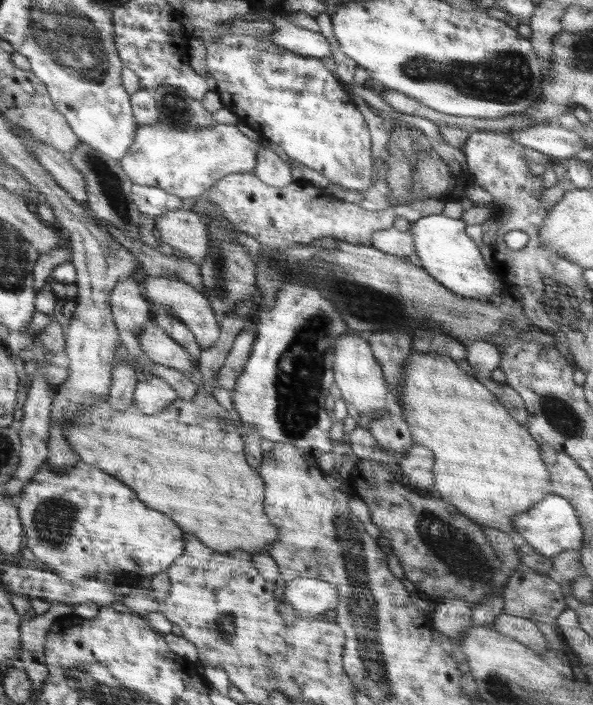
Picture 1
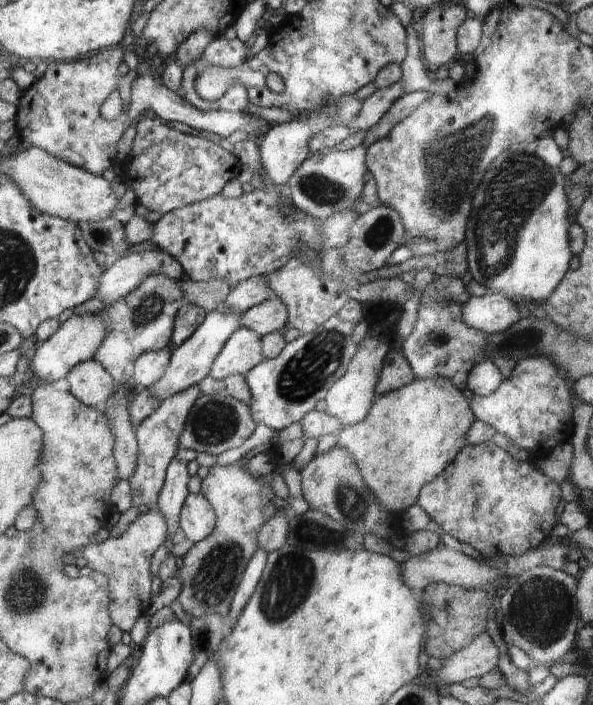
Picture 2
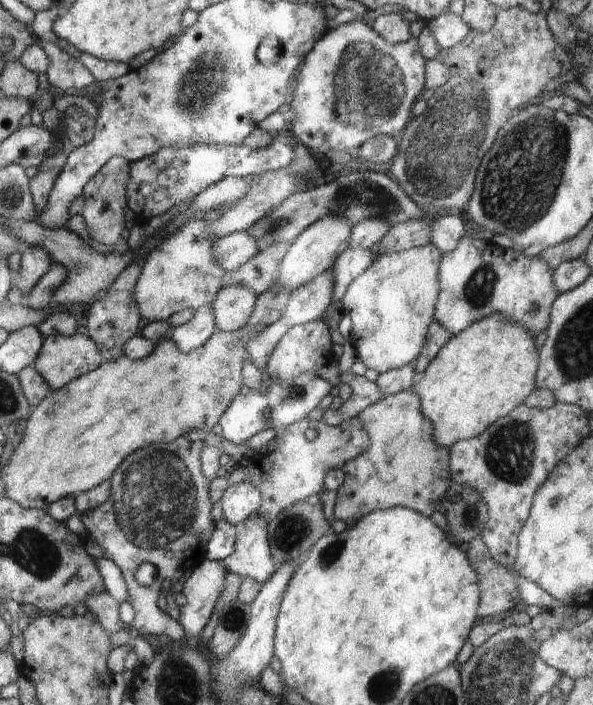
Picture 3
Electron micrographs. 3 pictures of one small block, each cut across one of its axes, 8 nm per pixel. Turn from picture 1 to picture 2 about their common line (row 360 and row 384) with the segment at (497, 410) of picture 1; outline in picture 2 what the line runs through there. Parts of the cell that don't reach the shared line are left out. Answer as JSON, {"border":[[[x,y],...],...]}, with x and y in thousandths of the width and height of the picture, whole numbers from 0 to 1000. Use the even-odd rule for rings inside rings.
{"border":[[[749,532],[700,536],[664,556],[639,560],[617,593],[595,603],[583,603],[572,613],[568,633],[587,635],[597,644],[614,684],[644,712],[644,718],[651,718],[651,723],[671,728],[698,716],[708,692],[718,684],[730,682],[769,650],[769,641],[776,641],[776,635],[788,630],[789,609],[803,593],[793,579],[793,567],[782,563],[779,555]]]}

